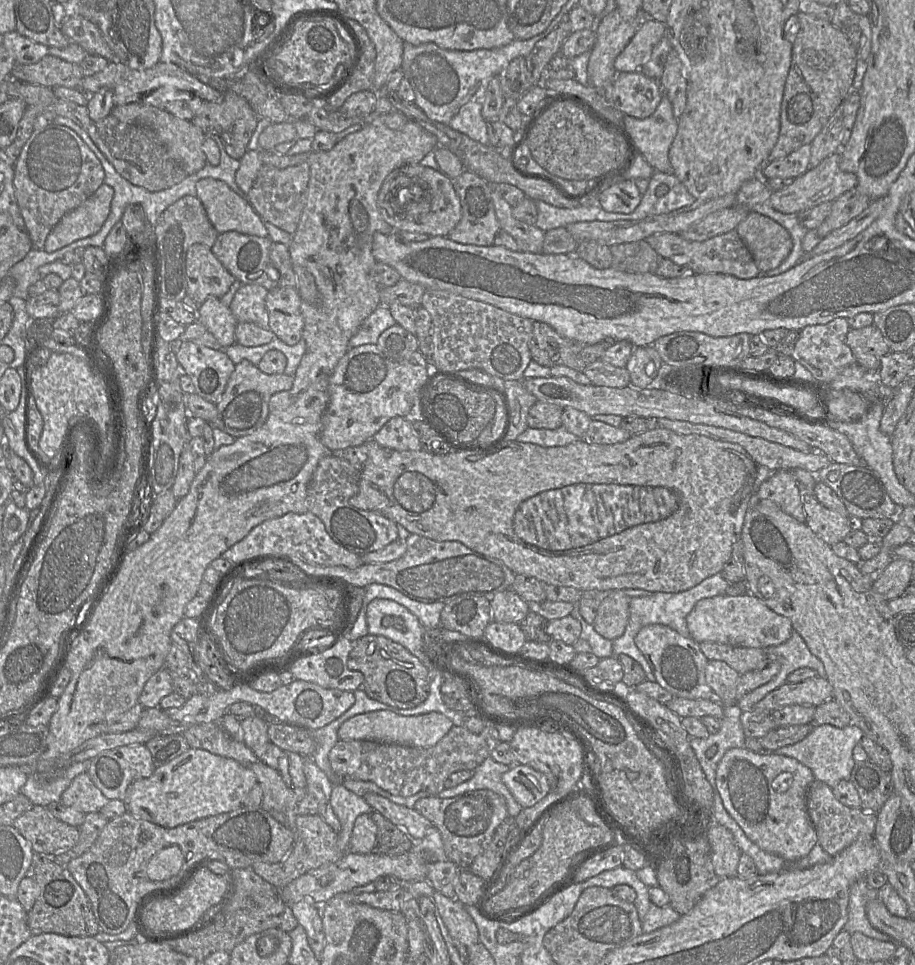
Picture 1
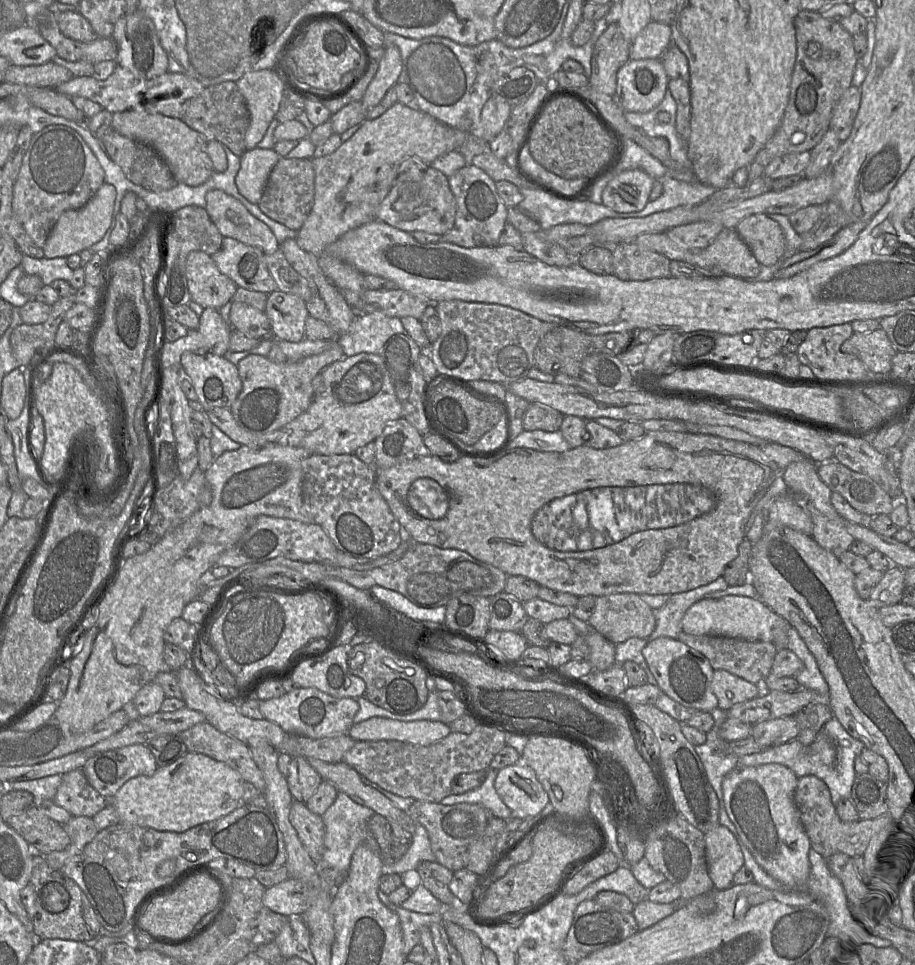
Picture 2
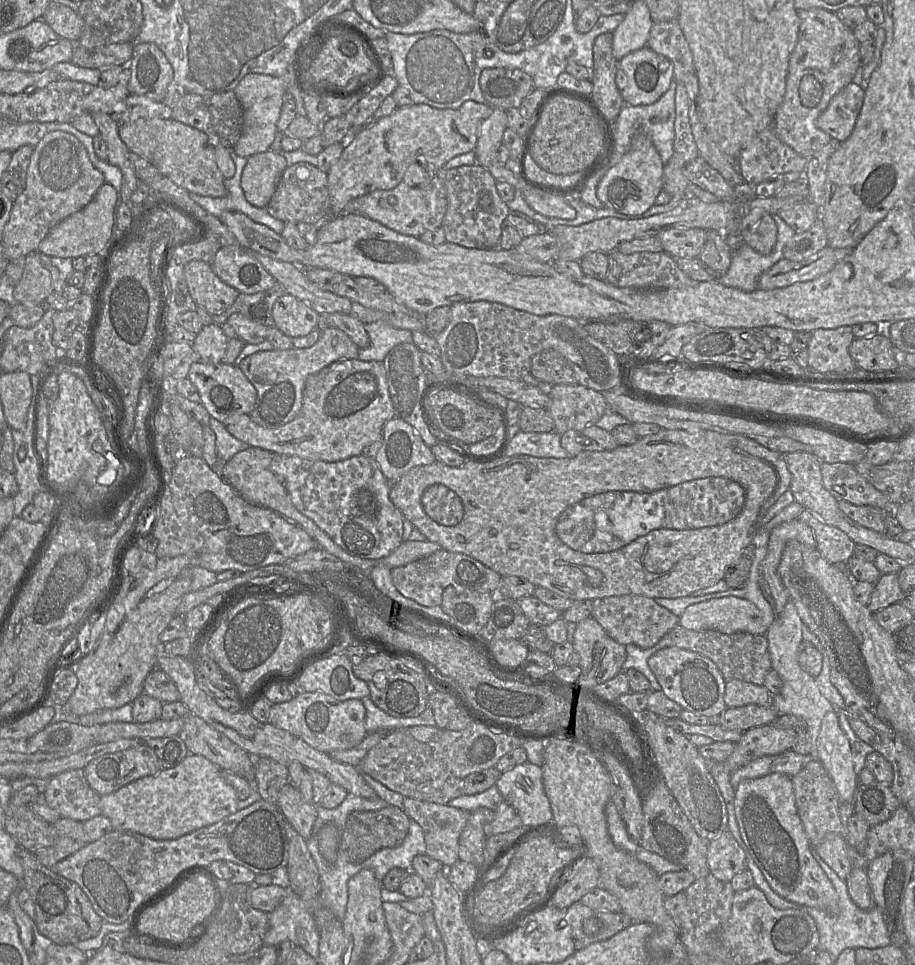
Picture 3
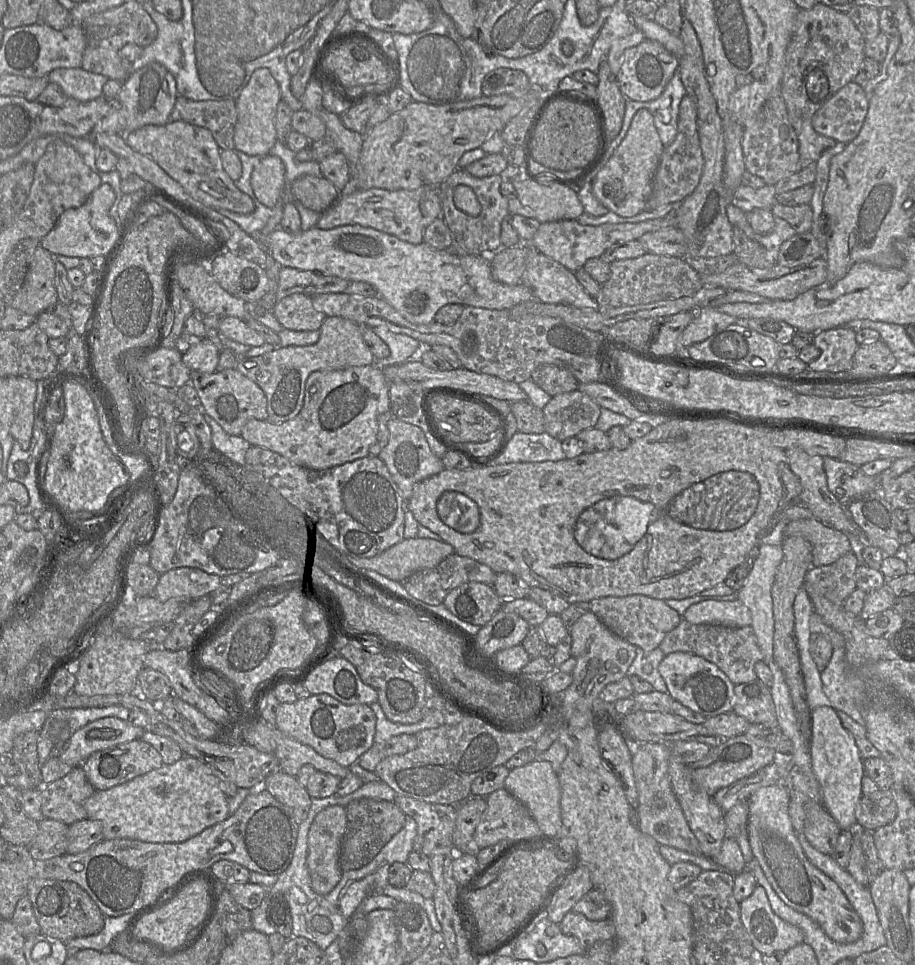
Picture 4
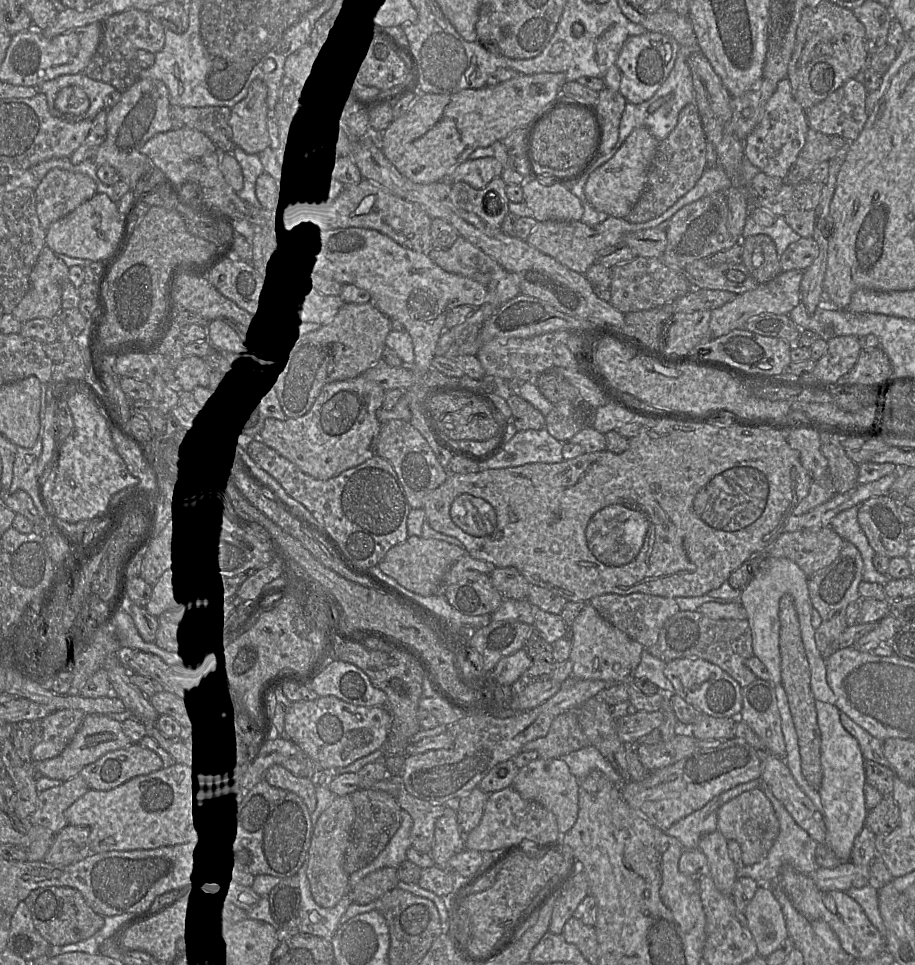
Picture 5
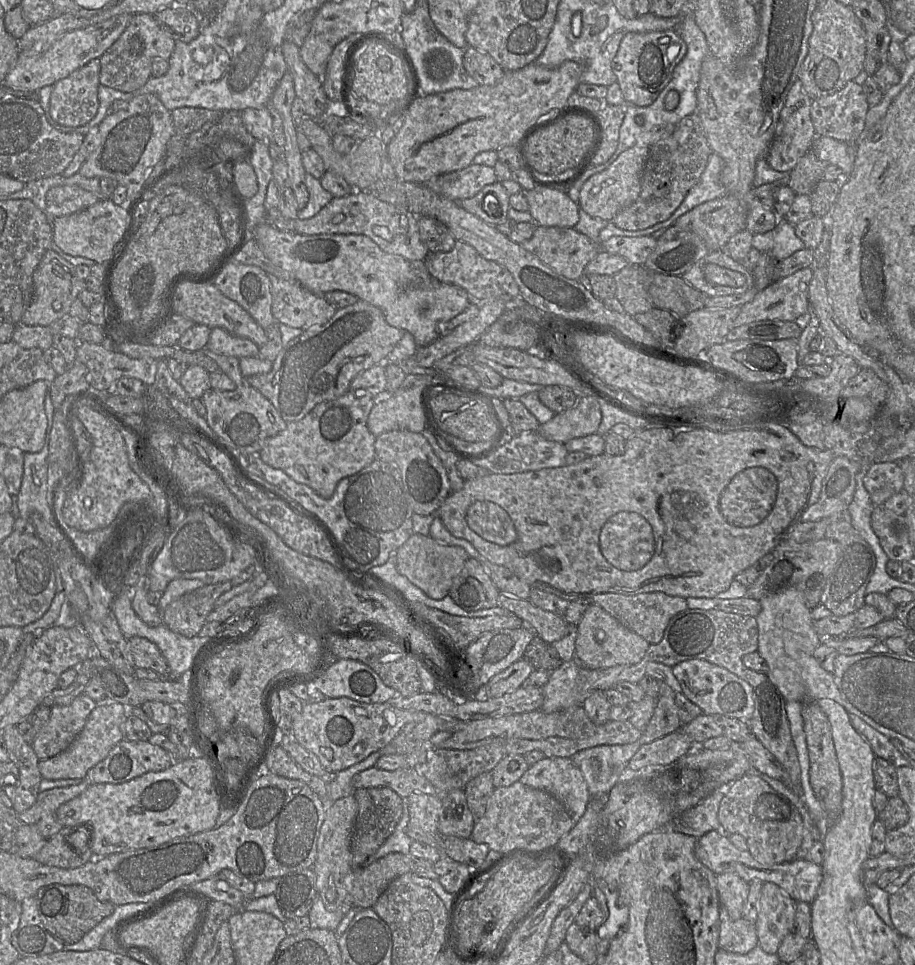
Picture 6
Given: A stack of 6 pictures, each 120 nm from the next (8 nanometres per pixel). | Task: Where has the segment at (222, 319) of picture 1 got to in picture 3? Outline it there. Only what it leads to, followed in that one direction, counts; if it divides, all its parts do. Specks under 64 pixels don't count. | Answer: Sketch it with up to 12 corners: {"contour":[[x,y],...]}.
{"contour":[[212,323],[196,334],[192,348],[199,362],[218,364],[228,340]]}

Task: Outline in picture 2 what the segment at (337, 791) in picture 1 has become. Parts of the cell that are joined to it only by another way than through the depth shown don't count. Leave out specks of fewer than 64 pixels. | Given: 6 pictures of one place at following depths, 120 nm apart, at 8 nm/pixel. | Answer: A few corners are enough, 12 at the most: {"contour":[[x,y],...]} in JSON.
{"contour":[[338,792],[321,816],[322,862],[347,873],[360,845],[380,855],[372,809]]}

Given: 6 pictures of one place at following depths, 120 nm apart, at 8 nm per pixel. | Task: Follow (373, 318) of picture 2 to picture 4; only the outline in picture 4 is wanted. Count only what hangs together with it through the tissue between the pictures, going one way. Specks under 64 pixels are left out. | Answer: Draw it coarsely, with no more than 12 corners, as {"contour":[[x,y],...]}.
{"contour":[[385,327],[372,329],[390,349],[387,358],[372,365],[402,364],[417,357],[424,348],[408,335]]}

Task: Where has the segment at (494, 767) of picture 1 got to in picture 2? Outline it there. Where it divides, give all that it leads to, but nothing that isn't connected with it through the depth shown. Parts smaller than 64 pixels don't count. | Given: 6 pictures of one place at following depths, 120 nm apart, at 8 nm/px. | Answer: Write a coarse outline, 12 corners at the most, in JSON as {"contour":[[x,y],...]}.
{"contour":[[489,767],[485,781],[440,803],[482,805],[492,816],[509,820],[512,812],[494,786],[498,771]]}

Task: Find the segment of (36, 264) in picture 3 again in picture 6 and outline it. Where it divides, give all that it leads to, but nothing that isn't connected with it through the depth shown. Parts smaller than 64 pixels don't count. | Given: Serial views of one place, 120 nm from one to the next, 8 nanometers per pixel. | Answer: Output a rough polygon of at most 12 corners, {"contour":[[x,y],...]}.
{"contour":[[49,248],[33,273],[19,323],[49,326],[69,314],[86,281]]}

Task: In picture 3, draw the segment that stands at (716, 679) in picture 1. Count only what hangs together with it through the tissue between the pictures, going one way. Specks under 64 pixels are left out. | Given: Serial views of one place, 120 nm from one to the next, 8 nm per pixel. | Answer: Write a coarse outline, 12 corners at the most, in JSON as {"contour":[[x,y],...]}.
{"contour":[[726,680],[727,708],[773,705],[764,687]]}

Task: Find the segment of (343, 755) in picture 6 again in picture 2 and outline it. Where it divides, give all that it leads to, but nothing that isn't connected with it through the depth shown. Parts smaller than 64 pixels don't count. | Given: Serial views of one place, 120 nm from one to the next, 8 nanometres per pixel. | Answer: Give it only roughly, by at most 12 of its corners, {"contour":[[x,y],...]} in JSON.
{"contour":[[296,687],[260,701],[265,719],[289,735],[348,735],[354,698]]}

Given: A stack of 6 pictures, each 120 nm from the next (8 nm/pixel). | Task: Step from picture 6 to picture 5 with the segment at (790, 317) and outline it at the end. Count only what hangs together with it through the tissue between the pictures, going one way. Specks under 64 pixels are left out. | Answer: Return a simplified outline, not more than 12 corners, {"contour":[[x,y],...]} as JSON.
{"contour":[[801,270],[782,271],[712,310],[709,339],[800,303]]}

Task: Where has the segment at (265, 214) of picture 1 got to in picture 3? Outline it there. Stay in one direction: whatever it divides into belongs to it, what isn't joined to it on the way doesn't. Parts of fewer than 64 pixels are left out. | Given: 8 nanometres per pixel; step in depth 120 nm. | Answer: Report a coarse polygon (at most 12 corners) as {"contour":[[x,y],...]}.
{"contour":[[283,171],[267,212],[318,228],[330,217],[327,173]]}

